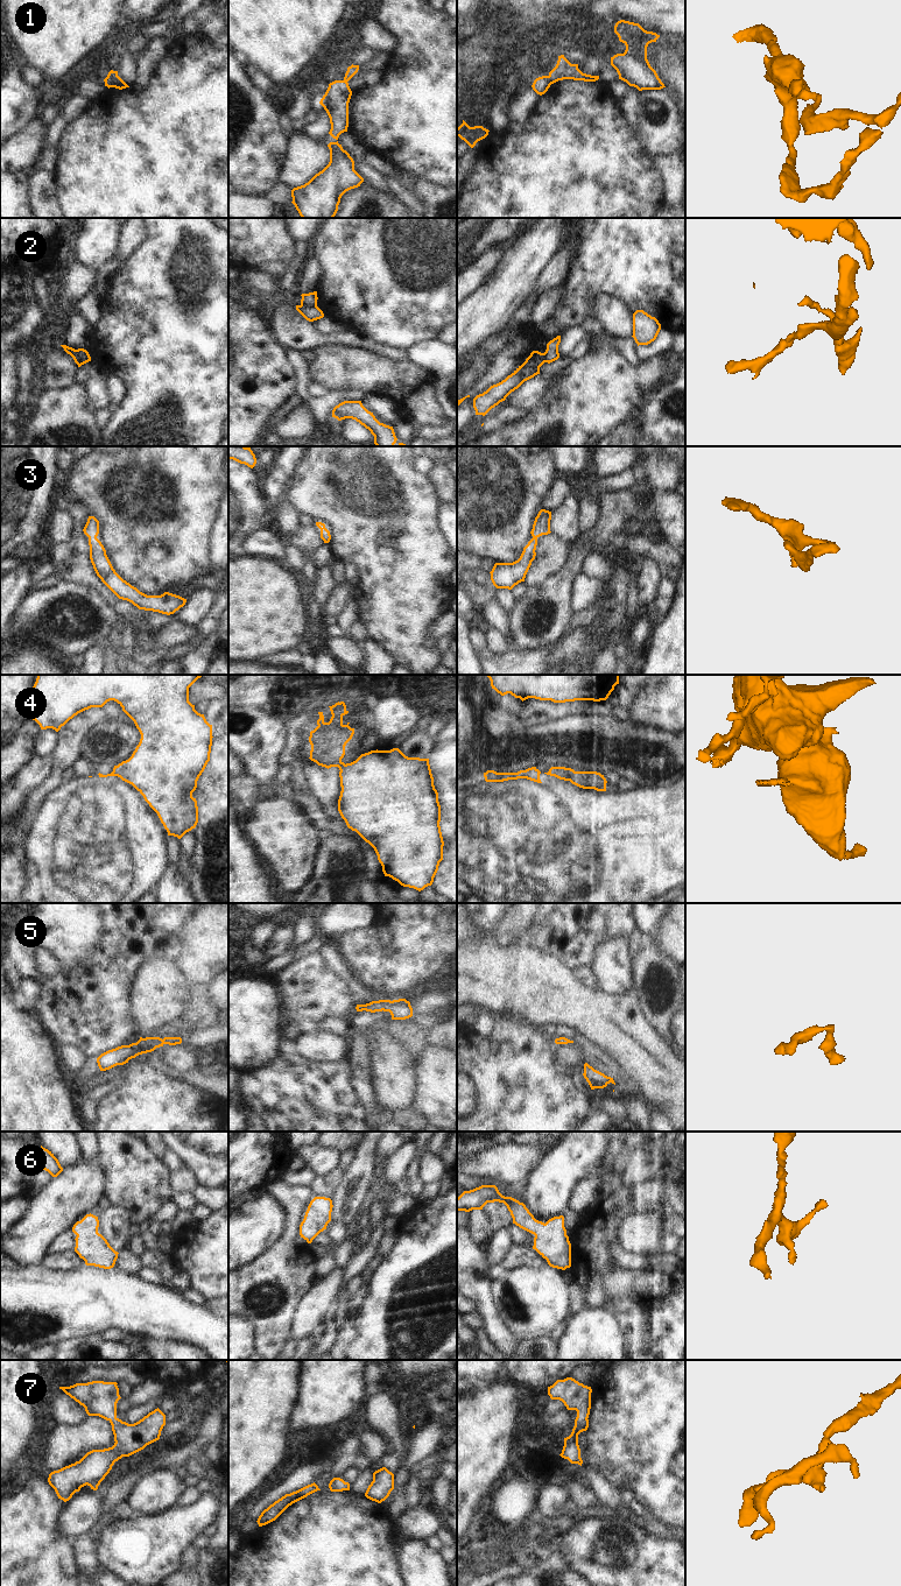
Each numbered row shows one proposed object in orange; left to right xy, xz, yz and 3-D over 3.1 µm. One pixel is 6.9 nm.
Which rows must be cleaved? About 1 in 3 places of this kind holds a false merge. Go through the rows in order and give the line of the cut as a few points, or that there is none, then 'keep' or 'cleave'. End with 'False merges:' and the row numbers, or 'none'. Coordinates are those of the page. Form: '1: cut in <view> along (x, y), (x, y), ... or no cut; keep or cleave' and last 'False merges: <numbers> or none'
1: cut in xy along (118, 76), (110, 86); cleave
2: cut in xz along (301, 304), (305, 307), (316, 305); cleave
3: no cut; keep
4: cut in xz along (344, 763), (340, 770); cleave
5: no cut; keep
6: no cut; keep
7: no cut; keep
False merges: 1, 2, 4

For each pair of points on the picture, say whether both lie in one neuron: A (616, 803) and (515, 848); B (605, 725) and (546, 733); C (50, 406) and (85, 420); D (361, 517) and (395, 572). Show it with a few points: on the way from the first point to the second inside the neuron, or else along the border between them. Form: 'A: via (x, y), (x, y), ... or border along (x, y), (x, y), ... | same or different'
A: via (591, 825), (540, 825) | same
B: via (590, 731), (561, 733) | same
C: via (58, 414), (64, 420), (77, 420) | same
D: via (375, 531), (395, 552), (395, 558) | same

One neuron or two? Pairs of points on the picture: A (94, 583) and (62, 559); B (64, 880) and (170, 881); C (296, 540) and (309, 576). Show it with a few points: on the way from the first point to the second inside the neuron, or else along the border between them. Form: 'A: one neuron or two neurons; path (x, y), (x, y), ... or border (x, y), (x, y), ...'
A: one neuron; path (86, 576), (70, 561)
B: two neurons; border (169, 864), (162, 880), (154, 889)
C: one neuron; path (305, 549), (308, 551), (308, 566)

